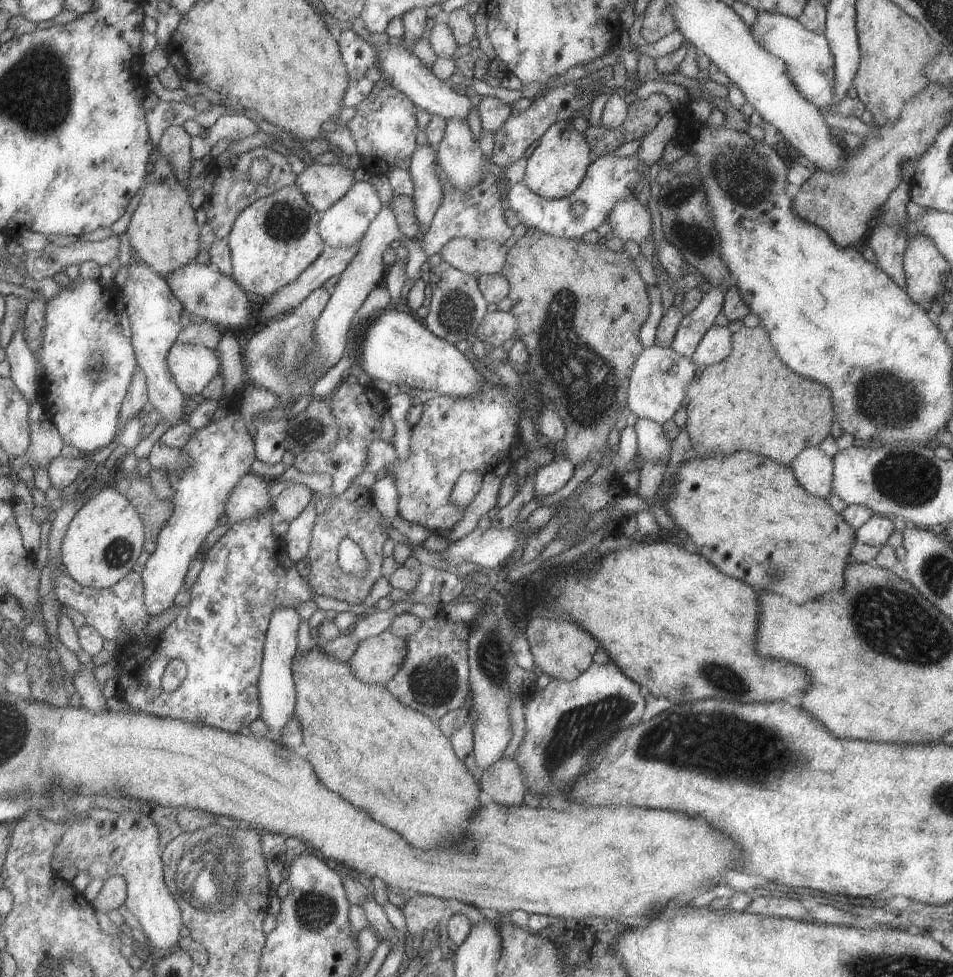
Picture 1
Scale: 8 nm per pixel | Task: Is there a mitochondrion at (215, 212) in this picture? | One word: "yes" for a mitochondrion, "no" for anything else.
no

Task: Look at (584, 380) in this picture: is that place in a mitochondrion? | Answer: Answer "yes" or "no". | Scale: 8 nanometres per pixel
yes

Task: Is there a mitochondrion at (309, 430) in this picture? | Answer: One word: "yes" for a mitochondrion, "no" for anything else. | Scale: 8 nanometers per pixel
yes

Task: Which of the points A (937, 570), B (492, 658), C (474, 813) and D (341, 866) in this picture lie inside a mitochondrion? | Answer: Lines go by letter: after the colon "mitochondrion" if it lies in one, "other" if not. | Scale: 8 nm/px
A: mitochondrion
B: mitochondrion
C: other
D: other

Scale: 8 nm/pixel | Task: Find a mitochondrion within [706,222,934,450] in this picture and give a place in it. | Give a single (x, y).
(887, 398)

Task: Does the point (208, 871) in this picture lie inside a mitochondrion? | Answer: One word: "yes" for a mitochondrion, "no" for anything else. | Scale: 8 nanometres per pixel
yes

